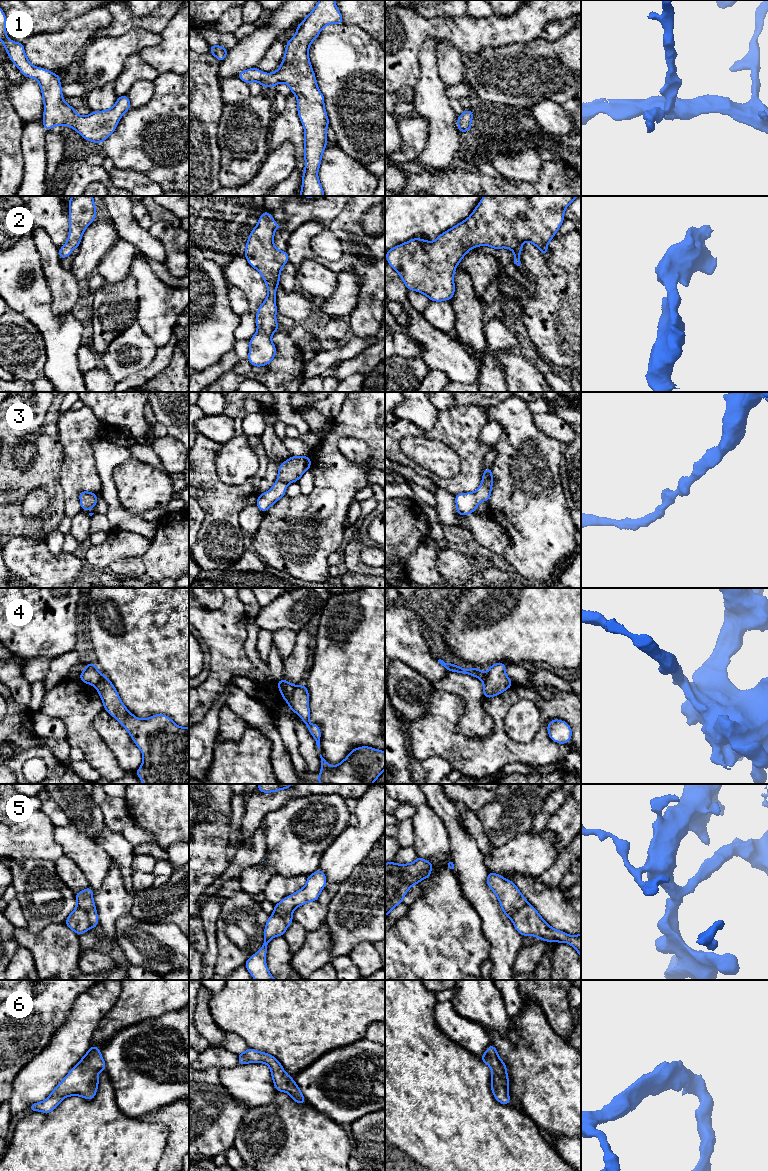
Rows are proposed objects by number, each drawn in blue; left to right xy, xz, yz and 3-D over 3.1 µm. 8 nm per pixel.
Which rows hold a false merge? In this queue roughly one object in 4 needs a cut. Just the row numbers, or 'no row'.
4, 5

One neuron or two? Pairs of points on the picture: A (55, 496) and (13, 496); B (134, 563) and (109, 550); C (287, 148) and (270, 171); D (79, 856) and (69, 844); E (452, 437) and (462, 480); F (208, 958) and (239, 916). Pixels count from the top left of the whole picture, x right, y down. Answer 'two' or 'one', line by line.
A: one
B: two
C: one
D: one
E: one
F: two

